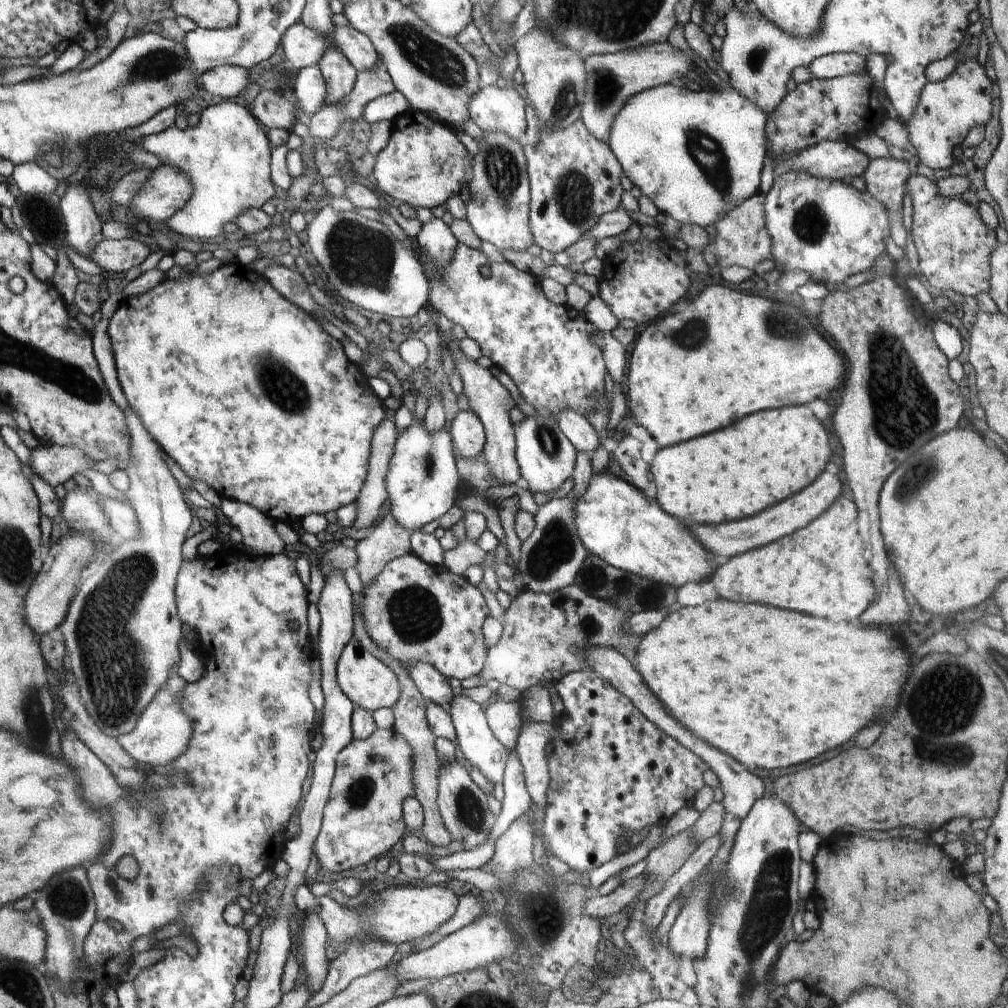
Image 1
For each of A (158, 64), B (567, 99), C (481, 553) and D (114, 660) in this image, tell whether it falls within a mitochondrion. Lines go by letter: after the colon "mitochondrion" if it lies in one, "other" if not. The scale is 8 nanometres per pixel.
A: mitochondrion
B: mitochondrion
C: other
D: mitochondrion

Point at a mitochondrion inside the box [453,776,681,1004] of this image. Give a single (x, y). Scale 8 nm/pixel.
(551, 912)

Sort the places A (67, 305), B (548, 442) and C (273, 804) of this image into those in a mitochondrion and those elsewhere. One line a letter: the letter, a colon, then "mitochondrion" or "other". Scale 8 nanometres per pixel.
A: other
B: mitochondrion
C: other

